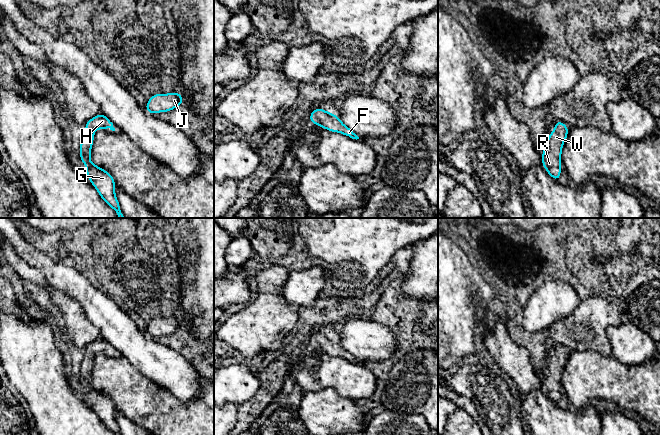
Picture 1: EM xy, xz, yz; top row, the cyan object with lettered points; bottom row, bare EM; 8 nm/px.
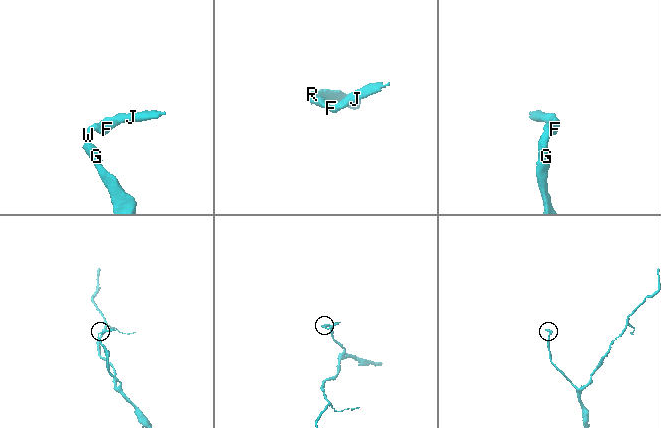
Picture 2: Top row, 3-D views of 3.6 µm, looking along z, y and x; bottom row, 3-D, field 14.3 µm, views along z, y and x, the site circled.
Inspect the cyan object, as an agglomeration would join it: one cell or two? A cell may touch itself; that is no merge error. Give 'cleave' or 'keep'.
keep

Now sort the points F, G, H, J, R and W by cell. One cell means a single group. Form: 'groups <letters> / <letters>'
groups F G H J R W

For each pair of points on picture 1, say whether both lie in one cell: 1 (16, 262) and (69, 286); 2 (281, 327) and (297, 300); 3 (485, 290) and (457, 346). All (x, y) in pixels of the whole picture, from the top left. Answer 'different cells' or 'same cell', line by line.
1: different cells
2: different cells
3: same cell

